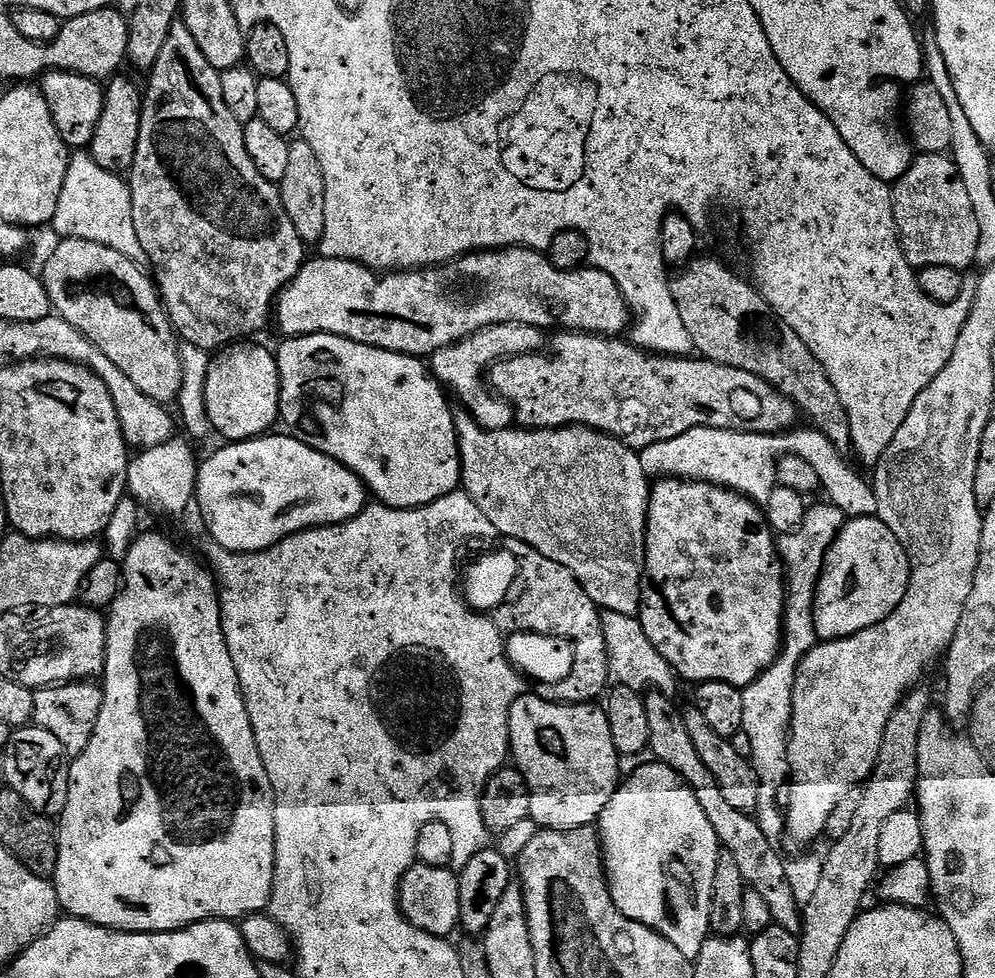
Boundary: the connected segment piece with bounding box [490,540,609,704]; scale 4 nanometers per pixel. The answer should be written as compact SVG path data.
M508 540L506 548L517 557L519 564L517 576L505 600L491 613L490 619L495 622L496 629L505 637L516 632L561 636L572 642L574 650L573 672L557 684L537 683L535 695L555 704L591 704L599 701L609 687L608 651L606 638L602 634L601 609L597 608L590 594L582 590L578 578L574 578L566 566L550 562L550 558L517 540Z

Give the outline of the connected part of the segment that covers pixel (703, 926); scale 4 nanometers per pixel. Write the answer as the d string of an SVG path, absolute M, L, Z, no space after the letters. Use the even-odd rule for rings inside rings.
M659 762L651 763L642 765L629 780L627 777L617 787L616 793L612 795L610 802L606 806L606 810L602 810L600 815L598 831L604 853L604 870L608 873L608 889L614 898L614 906L618 906L618 910L622 910L622 914L626 914L626 918L630 918L634 922L643 922L648 928L653 928L658 934L662 934L667 940L674 942L674 946L678 946L678 950L682 950L682 954L688 961L695 962L700 957L700 951L703 950L705 942L710 939L712 926L710 910L712 909L714 876L715 871L718 870L718 858L722 851L720 839L718 834L714 832L714 826L710 824L710 818L706 818L706 813L702 810L702 806L698 806L698 798L694 798L694 794L686 787L680 775L664 764Z

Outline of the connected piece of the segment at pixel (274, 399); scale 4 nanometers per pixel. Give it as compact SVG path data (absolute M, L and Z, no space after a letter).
M237 342L213 355L212 365L206 374L206 414L212 423L213 433L228 442L255 440L273 431L280 420L280 371L273 349L263 348L256 342Z

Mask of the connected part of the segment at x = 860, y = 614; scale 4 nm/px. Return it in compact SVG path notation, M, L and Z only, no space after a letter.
M877 515L849 519L834 538L817 582L816 601L812 607L817 637L821 641L841 640L882 622L898 606L898 602L906 598L909 571L906 550L886 522L882 522Z

